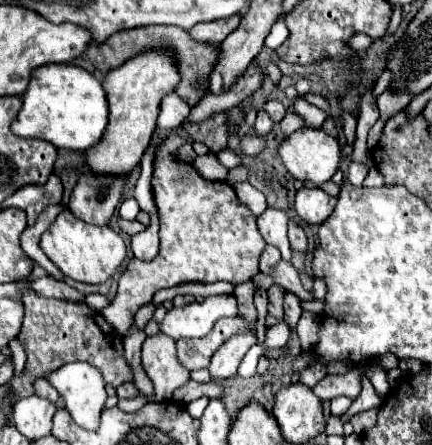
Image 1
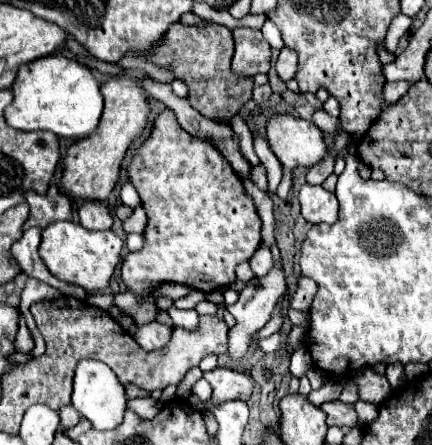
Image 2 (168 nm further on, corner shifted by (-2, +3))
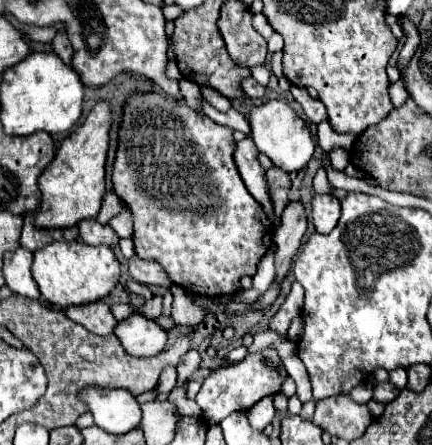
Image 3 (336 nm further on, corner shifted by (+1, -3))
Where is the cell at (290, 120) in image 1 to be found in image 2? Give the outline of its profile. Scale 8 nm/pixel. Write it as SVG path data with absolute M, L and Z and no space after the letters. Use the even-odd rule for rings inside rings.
M318 110L316 114L314 114L314 124L318 126L324 133L334 132L336 130L336 126L338 126L339 120L326 114L324 110Z

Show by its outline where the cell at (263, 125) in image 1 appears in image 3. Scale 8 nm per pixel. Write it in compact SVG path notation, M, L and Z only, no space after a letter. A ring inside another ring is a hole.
M247 78L247 80L243 82L243 90L245 90L245 94L247 94L249 98L253 98L253 100L265 96L265 88L263 88L259 82L255 82L253 78Z

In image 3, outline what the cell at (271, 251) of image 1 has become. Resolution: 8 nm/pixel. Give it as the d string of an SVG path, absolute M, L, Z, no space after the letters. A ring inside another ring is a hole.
M269 100L263 106L255 106L251 108L251 138L257 146L259 152L263 152L265 156L271 158L273 166L285 170L285 172L293 172L293 170L301 170L307 166L307 162L311 160L313 152L315 152L315 142L311 138L311 132L307 128L307 124L293 112L293 108L281 100Z

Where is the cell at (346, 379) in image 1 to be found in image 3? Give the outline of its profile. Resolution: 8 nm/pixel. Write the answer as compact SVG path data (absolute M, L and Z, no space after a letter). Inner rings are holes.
M389 382L375 384L375 388L373 388L373 400L381 402L381 404L389 404L393 398L397 398L397 394L399 394L399 390Z

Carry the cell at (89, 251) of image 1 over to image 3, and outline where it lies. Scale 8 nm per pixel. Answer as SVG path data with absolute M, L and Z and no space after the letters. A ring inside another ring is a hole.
M49 242L33 254L33 278L41 290L43 300L57 304L61 308L91 304L105 298L113 286L119 282L119 262L113 250L105 244L89 246L83 242Z

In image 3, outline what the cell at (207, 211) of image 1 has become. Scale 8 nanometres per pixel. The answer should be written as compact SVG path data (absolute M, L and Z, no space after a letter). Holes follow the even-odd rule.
M149 92L133 94L125 106L119 150L113 166L113 190L133 212L135 254L163 266L169 280L193 296L221 298L241 290L241 276L253 276L259 260L271 246L275 232L267 214L249 198L233 162L233 130L199 116L183 102Z

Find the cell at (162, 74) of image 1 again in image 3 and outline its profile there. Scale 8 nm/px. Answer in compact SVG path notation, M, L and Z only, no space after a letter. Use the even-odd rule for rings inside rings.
M99 100L83 126L79 126L71 136L67 136L47 170L39 178L41 206L35 224L41 228L67 228L85 218L97 218L101 200L105 196L105 162L109 150L111 132L111 104Z

